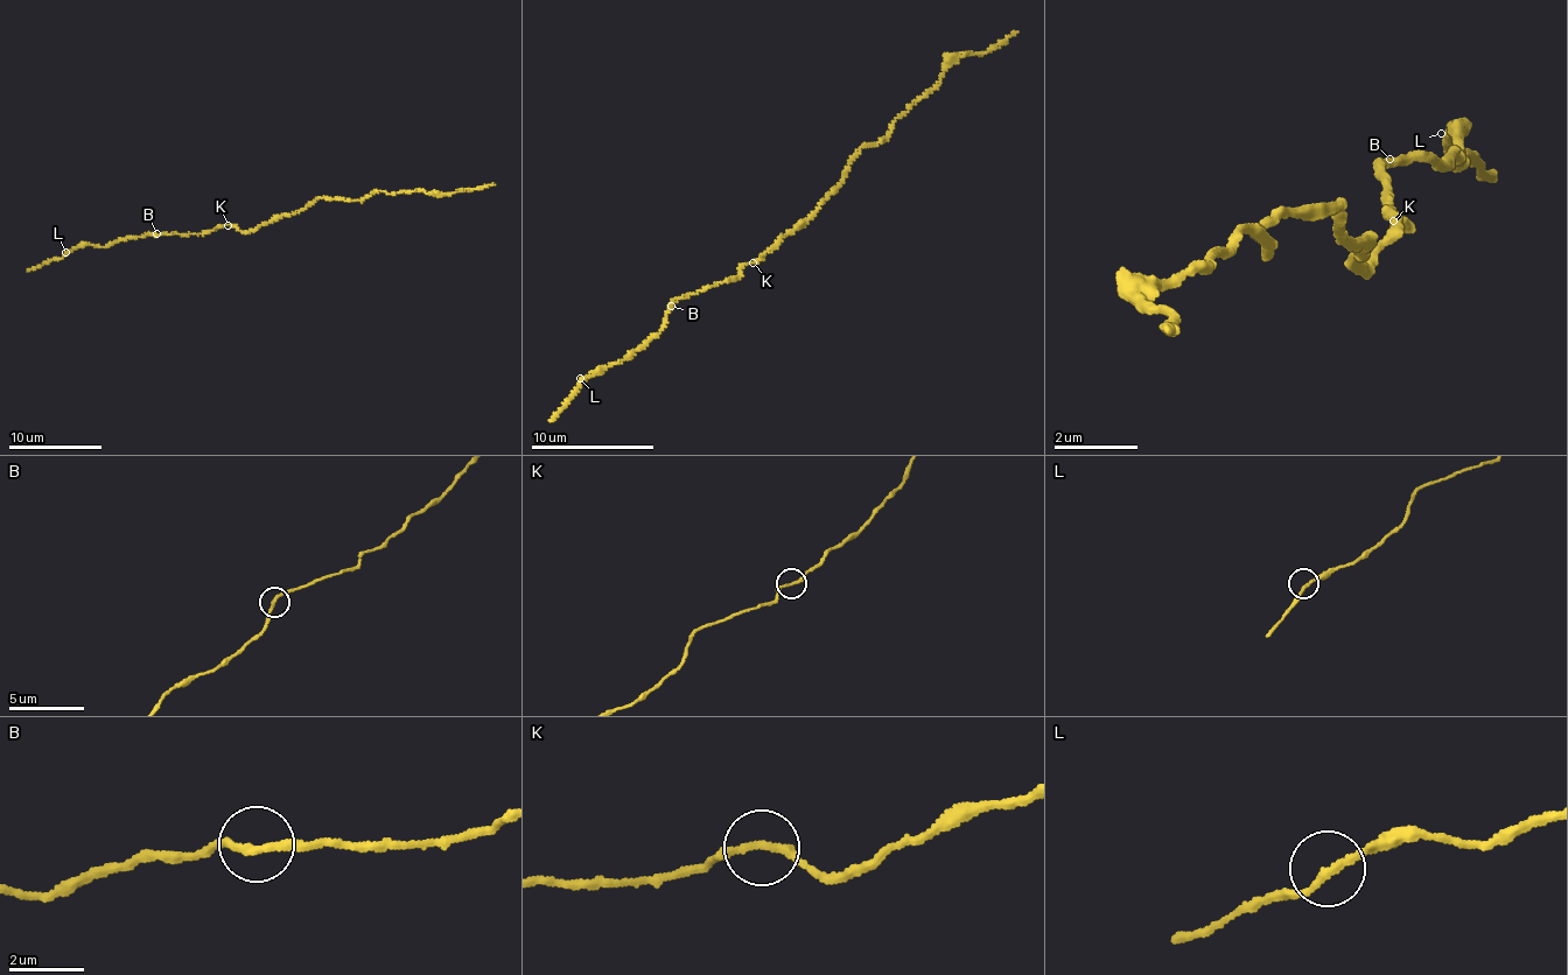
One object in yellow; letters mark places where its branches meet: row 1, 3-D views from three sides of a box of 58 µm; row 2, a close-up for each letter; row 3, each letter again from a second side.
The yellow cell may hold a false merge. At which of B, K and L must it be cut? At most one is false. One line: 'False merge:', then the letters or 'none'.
False merge: none

